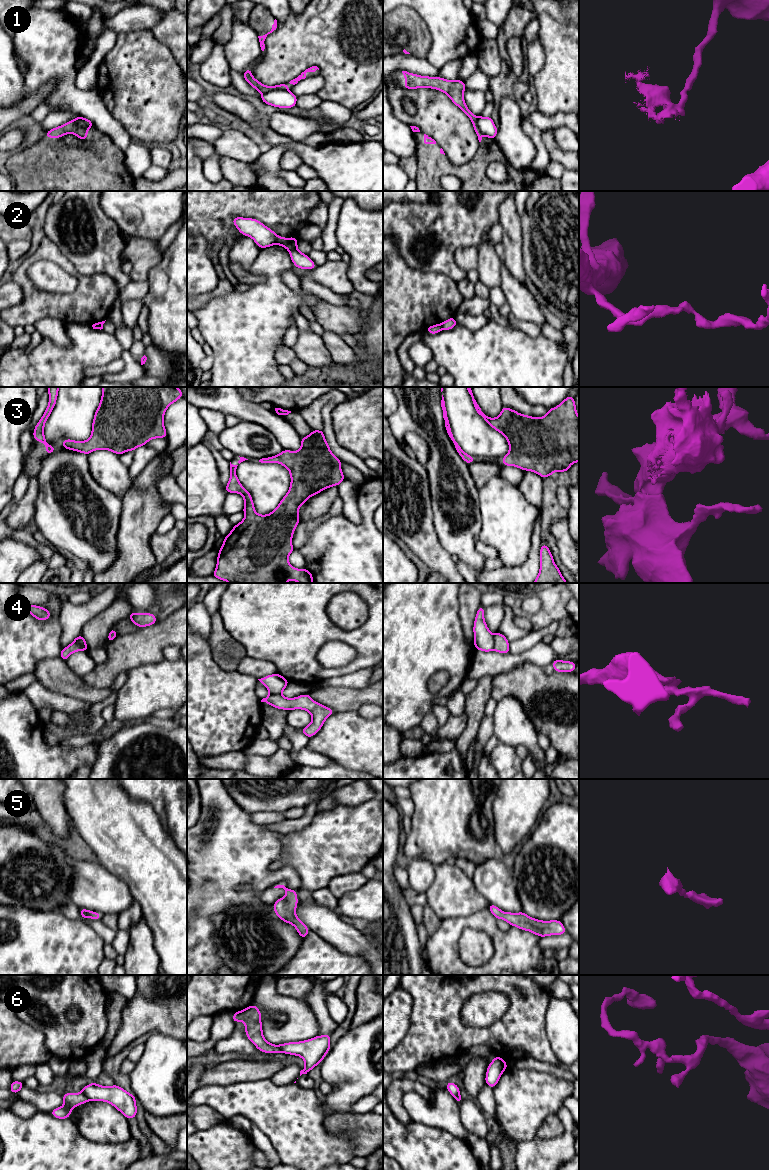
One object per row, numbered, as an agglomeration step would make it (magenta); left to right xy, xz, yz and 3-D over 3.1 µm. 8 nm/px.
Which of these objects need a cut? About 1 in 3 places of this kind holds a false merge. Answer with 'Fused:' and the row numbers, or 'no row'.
Fused: 1, 2, 4, 6

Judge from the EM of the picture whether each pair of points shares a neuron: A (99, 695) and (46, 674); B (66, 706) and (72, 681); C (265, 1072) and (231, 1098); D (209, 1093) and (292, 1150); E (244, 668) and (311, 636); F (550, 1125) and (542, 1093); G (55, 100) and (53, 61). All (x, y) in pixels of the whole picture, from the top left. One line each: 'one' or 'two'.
A: one
B: two
C: two
D: one
E: two
F: two
G: one

